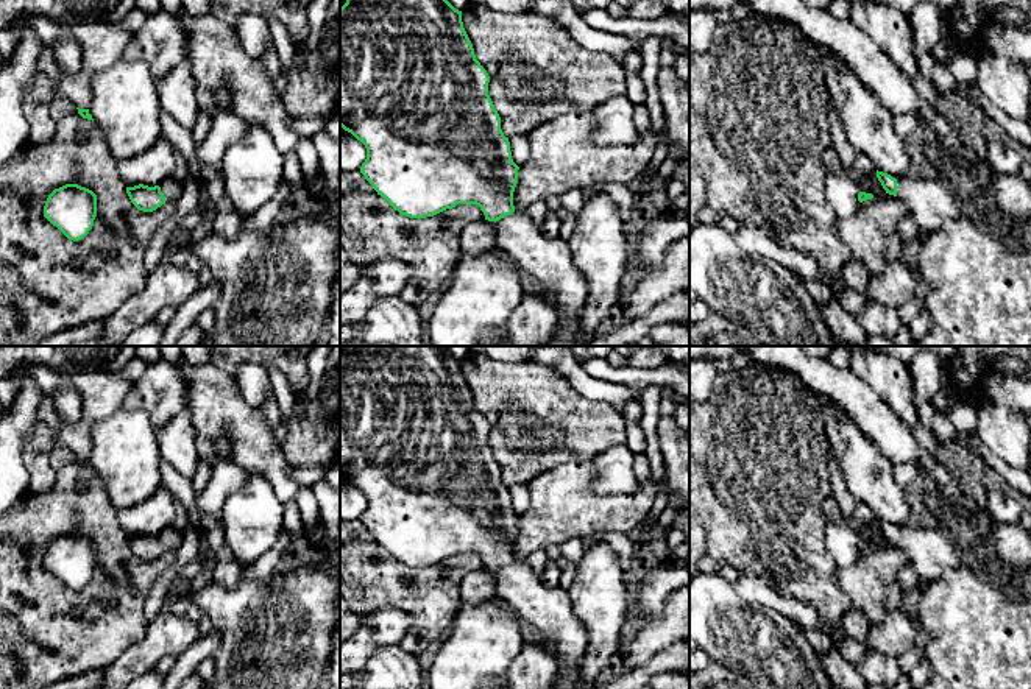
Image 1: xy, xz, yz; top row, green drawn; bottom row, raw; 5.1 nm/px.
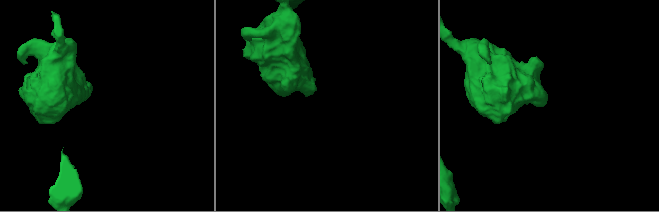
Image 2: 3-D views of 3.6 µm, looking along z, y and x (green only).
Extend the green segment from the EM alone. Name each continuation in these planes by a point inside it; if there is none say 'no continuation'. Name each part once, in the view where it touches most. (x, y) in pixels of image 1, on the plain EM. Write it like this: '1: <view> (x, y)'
1: xz (549, 610)

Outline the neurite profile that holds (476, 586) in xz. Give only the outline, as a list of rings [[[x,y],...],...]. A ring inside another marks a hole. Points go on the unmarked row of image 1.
[[[482,569],[462,578],[460,599],[463,603],[479,603],[496,595],[496,572]]]

